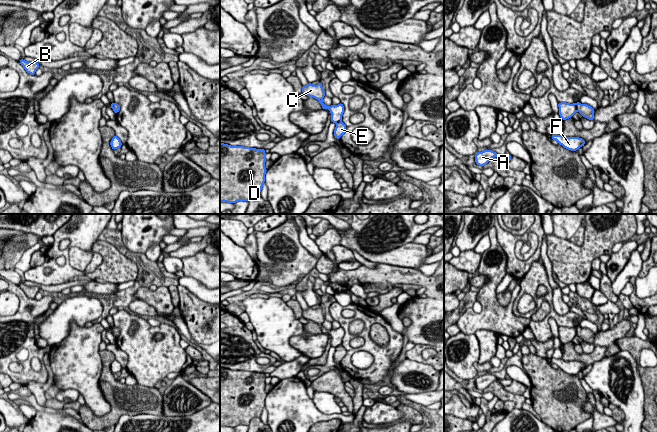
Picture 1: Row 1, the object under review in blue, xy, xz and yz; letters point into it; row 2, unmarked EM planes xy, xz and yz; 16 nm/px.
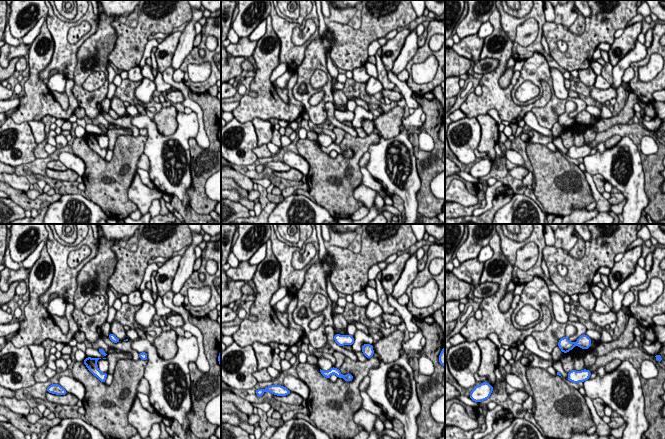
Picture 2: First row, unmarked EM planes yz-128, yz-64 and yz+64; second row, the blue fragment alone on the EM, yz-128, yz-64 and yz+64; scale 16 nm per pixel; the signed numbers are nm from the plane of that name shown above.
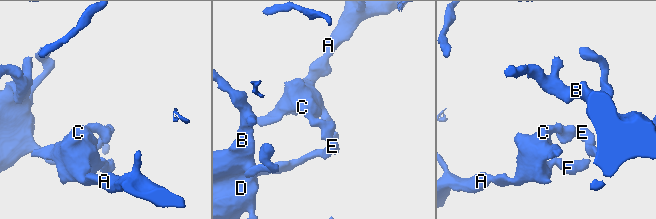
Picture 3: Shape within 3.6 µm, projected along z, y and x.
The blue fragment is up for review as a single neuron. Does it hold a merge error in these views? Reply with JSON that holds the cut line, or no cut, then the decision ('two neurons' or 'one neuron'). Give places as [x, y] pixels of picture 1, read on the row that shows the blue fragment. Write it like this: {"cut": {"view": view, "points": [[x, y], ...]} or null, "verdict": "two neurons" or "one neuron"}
{"cut": {"view": "yz", "points": [[575, 103], [577, 110]]}, "verdict": "two neurons"}

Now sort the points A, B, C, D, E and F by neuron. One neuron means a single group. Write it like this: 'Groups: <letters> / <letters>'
Groups: A C F / B D E

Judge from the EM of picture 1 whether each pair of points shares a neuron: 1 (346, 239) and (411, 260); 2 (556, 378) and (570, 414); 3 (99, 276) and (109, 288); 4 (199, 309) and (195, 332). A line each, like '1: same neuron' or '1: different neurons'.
1: same neuron
2: same neuron
3: different neurons
4: same neuron

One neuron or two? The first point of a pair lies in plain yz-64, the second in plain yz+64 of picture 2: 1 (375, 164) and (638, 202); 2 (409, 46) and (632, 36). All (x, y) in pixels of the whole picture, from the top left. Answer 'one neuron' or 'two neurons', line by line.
1: one neuron
2: two neurons

